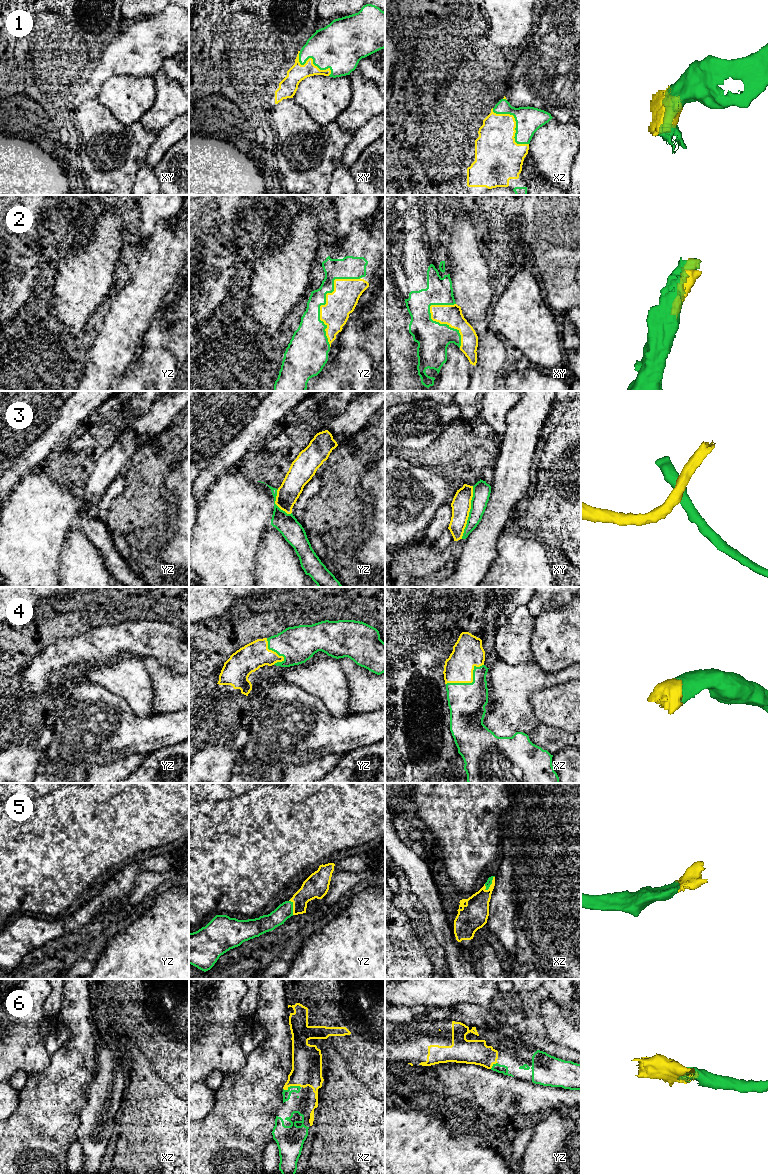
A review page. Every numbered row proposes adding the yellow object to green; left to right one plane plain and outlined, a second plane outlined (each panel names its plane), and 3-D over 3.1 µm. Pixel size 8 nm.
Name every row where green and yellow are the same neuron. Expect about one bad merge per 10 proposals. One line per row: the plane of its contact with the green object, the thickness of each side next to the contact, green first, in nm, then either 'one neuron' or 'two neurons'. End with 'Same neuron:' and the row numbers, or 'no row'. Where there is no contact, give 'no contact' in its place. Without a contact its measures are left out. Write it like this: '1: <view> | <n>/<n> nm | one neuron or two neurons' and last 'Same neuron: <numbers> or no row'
1: xz | 200/320 nm | one neuron
2: yz | 190/220 nm | one neuron
3: xy | 140/160 nm | two neurons
4: xz | 300/240 nm | one neuron
5: xz | 50/200 nm | one neuron
6: xz | 60/240 nm | one neuron
Same neuron: 1, 2, 4, 5, 6

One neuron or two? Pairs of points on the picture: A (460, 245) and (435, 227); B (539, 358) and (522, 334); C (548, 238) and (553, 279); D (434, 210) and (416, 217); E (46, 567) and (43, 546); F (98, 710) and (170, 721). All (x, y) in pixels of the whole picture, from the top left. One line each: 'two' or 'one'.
A: two
B: one
C: one
D: two
E: one
F: one

